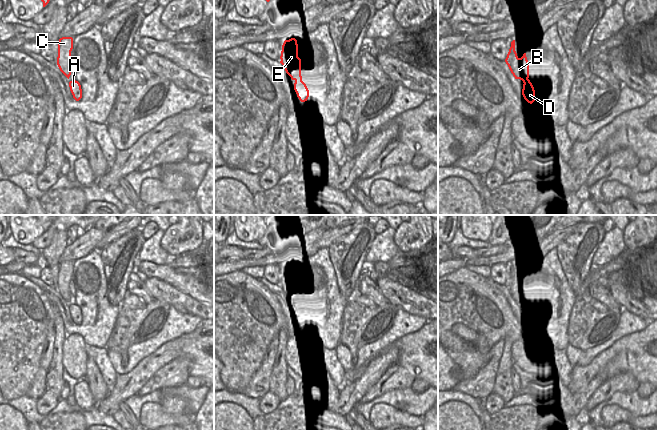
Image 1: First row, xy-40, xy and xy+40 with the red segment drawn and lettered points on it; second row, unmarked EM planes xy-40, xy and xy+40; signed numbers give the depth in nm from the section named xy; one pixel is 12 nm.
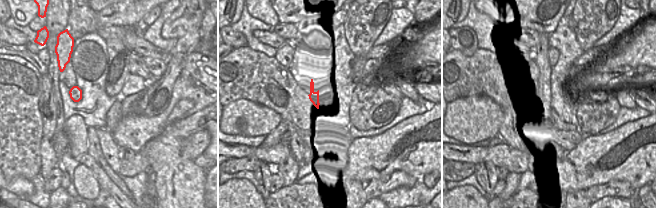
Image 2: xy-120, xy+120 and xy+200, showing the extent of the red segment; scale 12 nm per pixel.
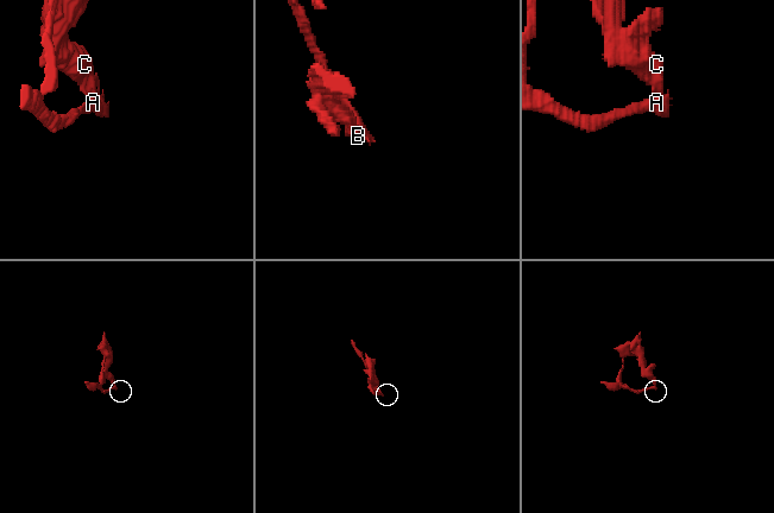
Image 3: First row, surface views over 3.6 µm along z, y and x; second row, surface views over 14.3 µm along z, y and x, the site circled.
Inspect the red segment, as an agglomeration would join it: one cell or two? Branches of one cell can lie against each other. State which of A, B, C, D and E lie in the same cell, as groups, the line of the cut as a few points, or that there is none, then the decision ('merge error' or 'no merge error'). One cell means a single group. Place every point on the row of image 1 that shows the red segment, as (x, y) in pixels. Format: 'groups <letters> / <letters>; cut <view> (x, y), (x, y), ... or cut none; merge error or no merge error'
groups A D / B C E; cut xy (301, 79), (295, 81); merge error

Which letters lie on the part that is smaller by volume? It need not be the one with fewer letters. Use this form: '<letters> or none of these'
A, D

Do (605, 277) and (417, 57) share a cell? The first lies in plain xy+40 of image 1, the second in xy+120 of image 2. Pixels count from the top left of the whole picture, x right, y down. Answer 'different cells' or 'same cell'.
different cells

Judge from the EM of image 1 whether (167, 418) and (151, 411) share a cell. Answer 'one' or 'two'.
one

